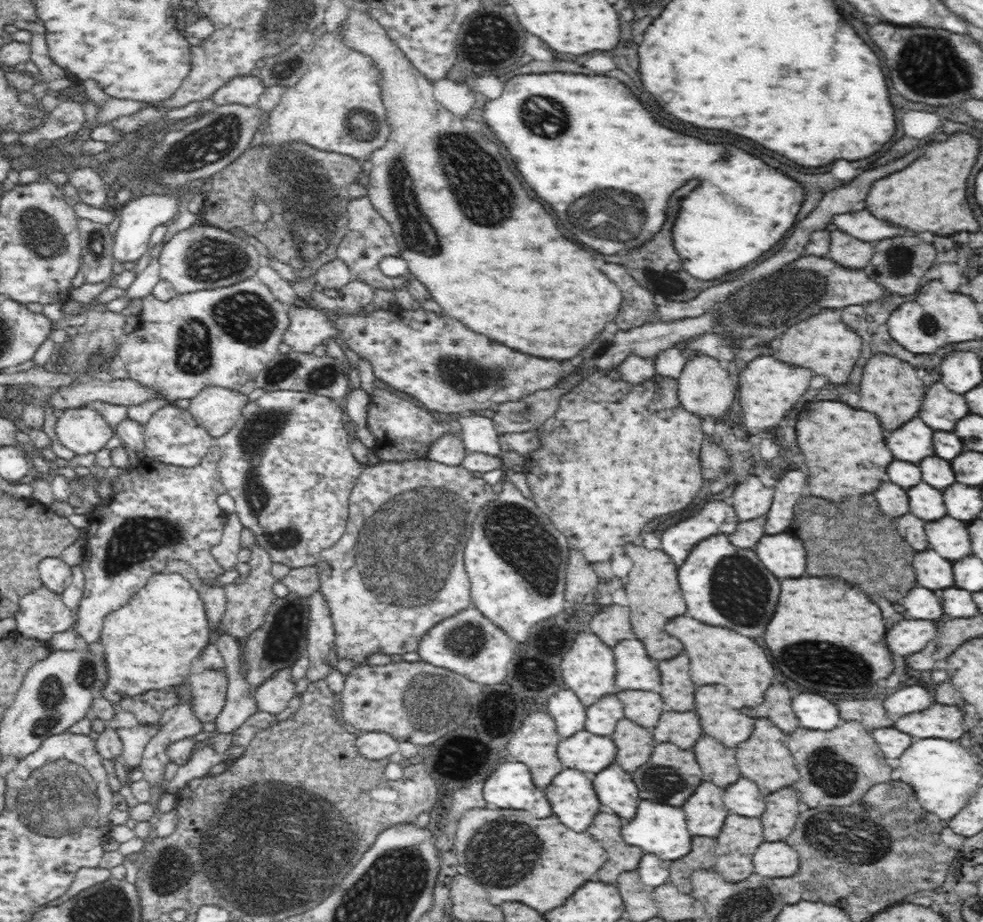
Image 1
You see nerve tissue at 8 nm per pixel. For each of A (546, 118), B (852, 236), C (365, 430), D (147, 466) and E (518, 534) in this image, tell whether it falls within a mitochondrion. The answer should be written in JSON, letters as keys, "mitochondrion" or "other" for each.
{"A":"mitochondrion","B":"other","C":"other","D":"other","E":"mitochondrion"}

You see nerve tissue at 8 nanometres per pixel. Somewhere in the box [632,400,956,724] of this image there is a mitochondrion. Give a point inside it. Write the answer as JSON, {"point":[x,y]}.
{"point":[827,548]}

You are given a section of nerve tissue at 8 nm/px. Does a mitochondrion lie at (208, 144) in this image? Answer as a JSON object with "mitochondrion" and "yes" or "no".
{"mitochondrion":"yes"}

